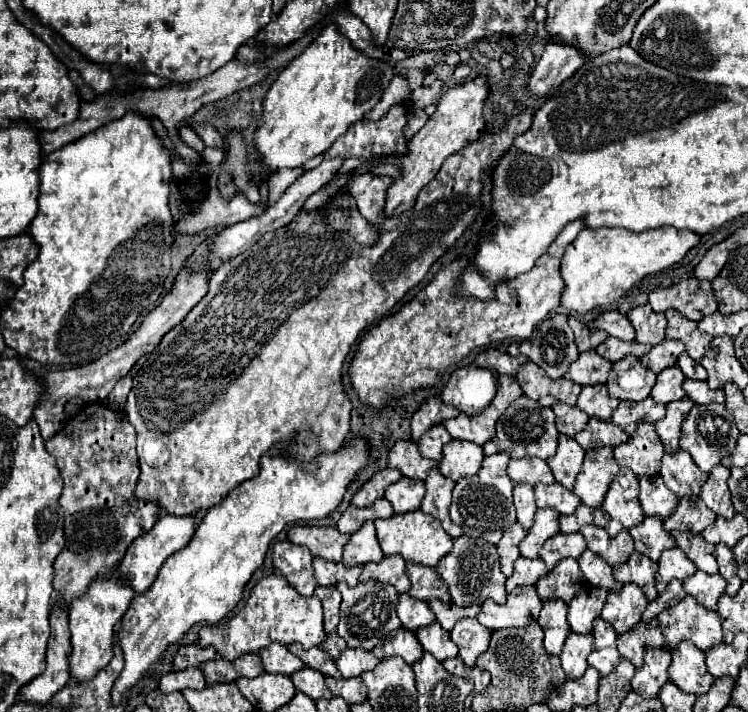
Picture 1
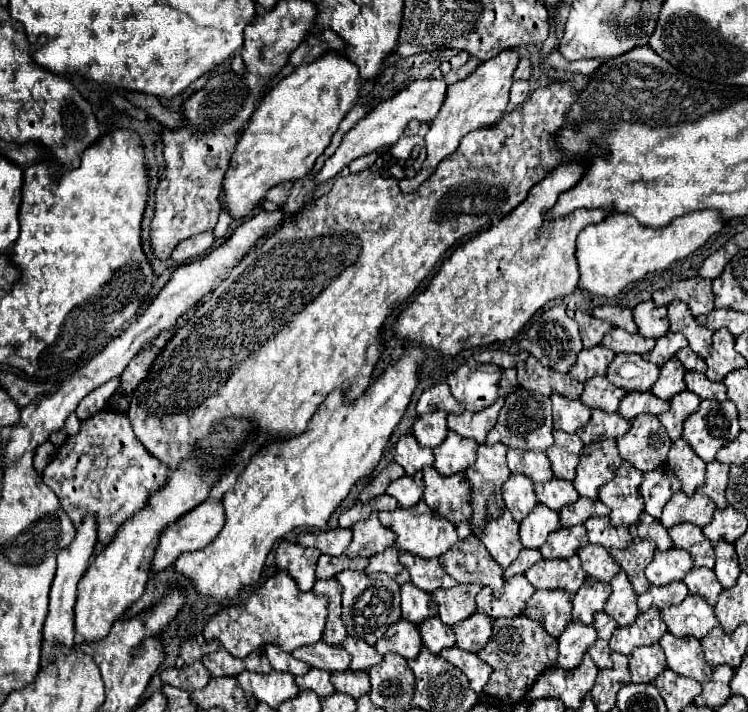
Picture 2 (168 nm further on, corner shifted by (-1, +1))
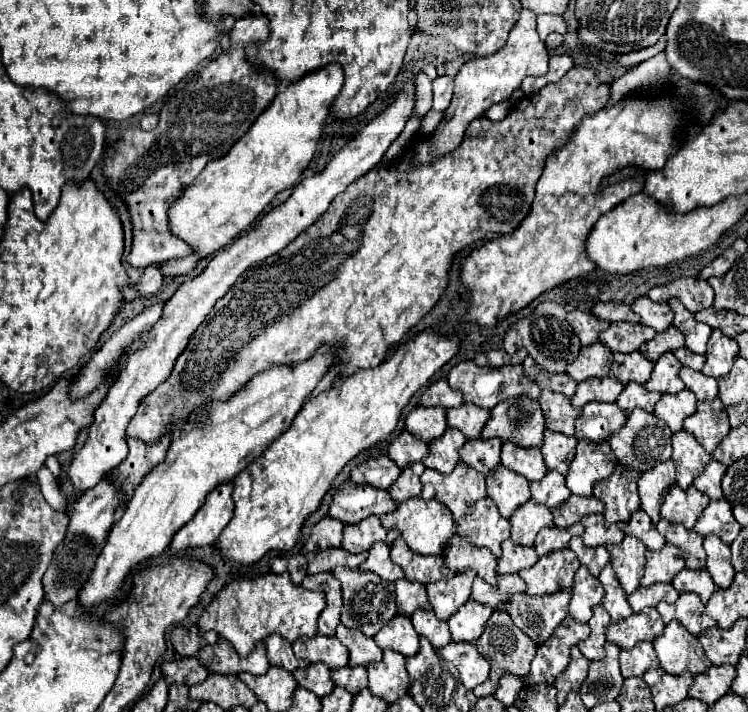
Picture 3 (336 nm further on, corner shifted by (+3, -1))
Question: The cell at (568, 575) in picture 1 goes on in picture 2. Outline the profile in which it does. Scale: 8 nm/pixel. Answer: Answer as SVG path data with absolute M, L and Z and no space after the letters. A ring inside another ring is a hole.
M573 556L567 560L541 560L525 572L525 578L537 590L565 590L575 594L587 574L581 568L579 556Z

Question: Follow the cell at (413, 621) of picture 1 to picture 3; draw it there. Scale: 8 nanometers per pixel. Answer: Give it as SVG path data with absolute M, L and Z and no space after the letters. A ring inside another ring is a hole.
M401 578L399 582L395 582L395 592L397 592L397 610L399 614L411 616L415 610L425 608L431 610L431 604L427 600L427 592L425 586L419 582L407 582L407 578Z

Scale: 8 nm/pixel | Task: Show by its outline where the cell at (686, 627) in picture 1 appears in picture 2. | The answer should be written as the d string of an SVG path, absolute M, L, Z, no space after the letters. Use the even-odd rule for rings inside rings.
M689 594L681 604L663 608L661 618L665 620L671 634L695 636L701 640L711 632L711 628L719 626L719 620L713 610L715 608L709 606L703 598Z

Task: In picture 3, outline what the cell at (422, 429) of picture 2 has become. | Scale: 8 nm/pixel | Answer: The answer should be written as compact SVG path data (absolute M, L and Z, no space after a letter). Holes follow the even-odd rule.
M417 406L409 412L405 424L407 424L407 430L413 432L415 436L419 436L423 442L431 442L431 440L439 438L443 434L443 430L447 428L445 408Z

